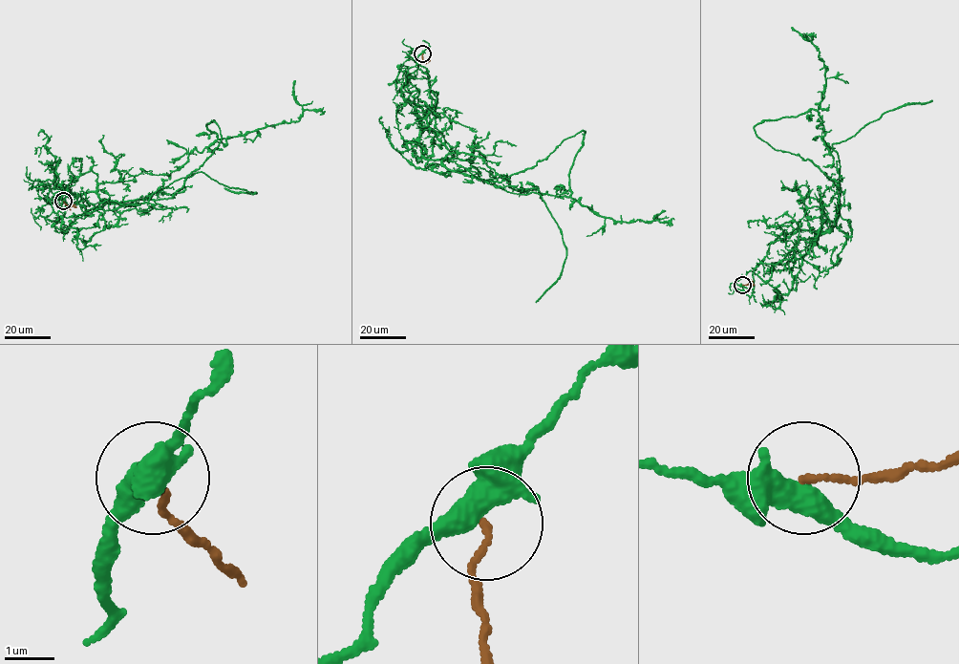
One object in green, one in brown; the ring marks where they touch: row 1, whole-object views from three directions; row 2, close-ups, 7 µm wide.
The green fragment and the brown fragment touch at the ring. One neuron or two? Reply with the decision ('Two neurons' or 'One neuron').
Two neurons

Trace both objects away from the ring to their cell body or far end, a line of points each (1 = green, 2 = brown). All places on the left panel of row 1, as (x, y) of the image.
1: (63, 201), (91, 170), (103, 201), (173, 198), (218, 147), (207, 124), (225, 139), (298, 121), (294, 80)
2: (63, 201), (68, 206), (74, 207)

